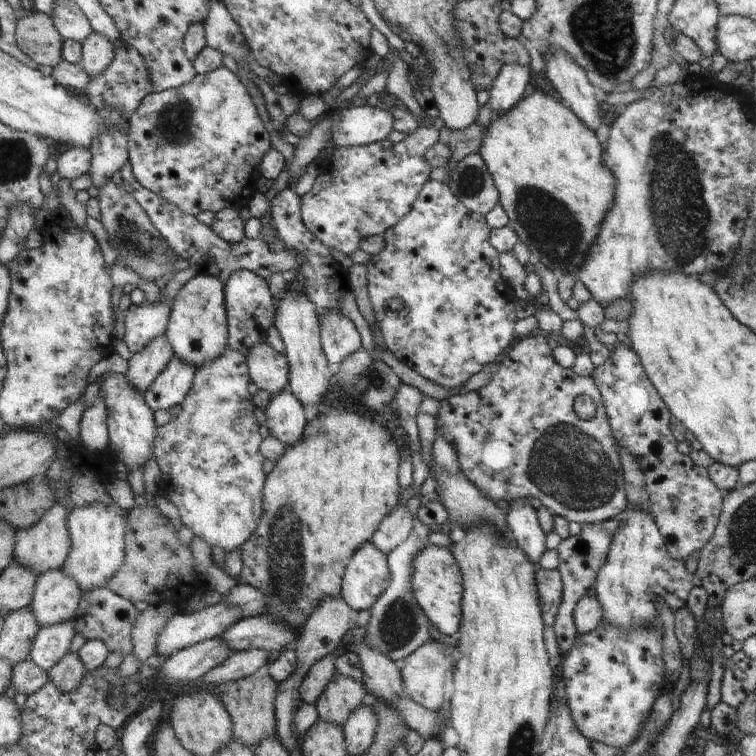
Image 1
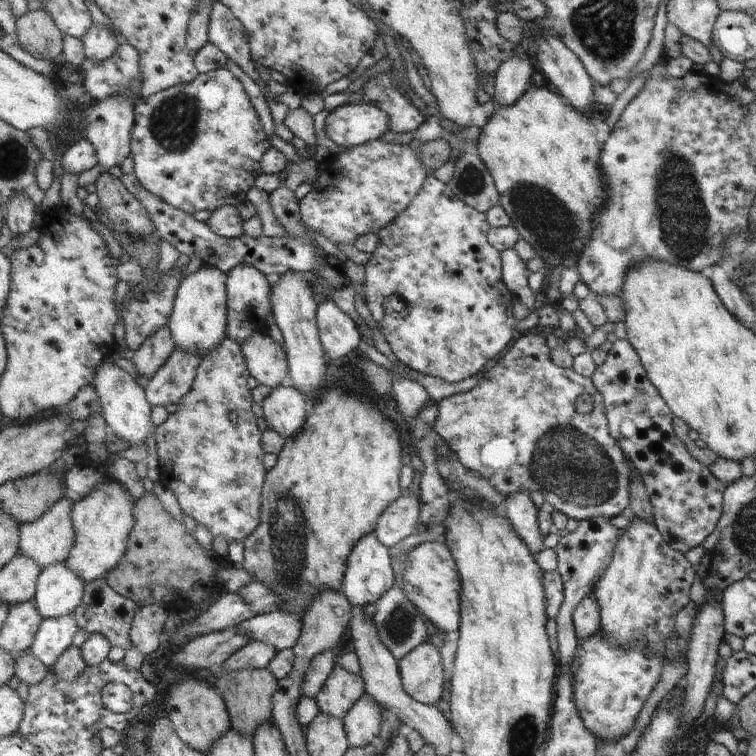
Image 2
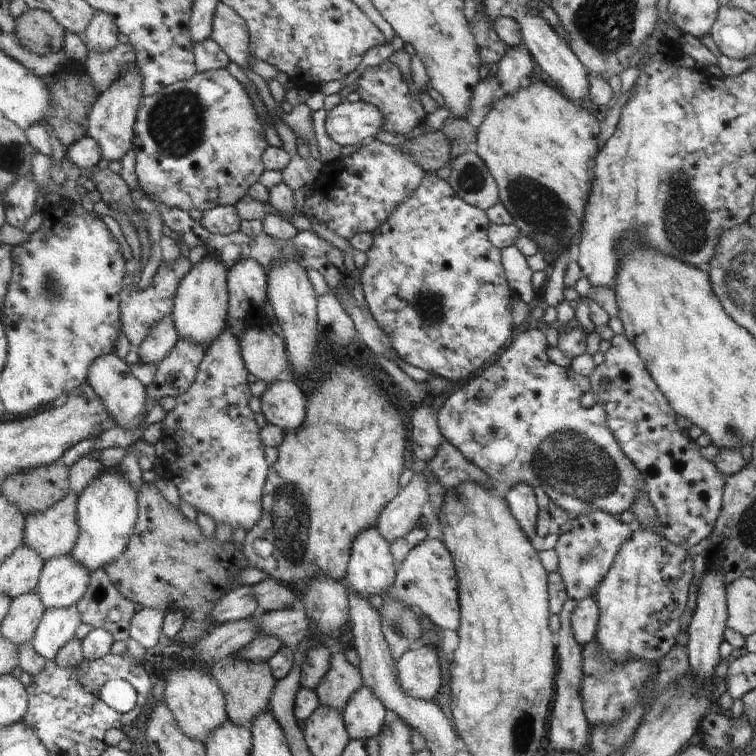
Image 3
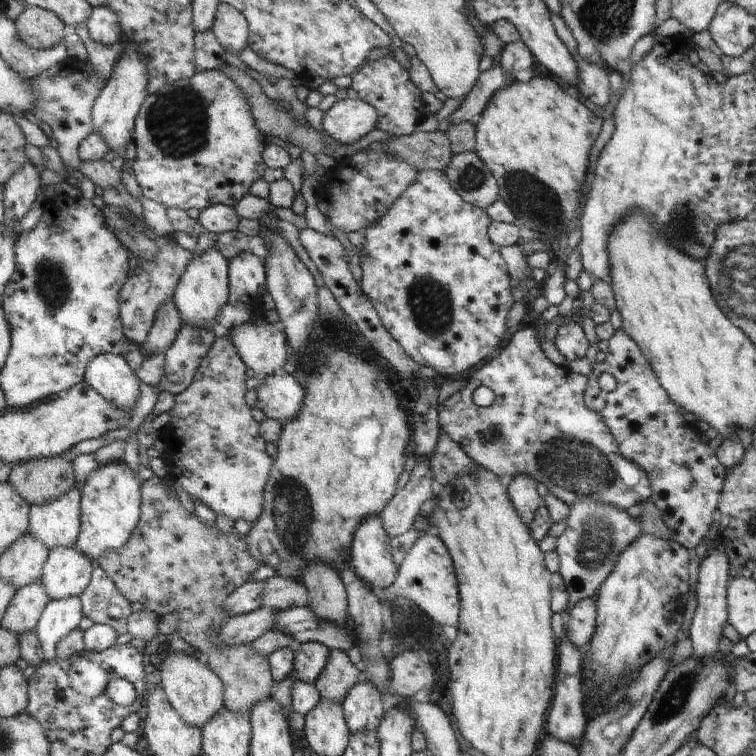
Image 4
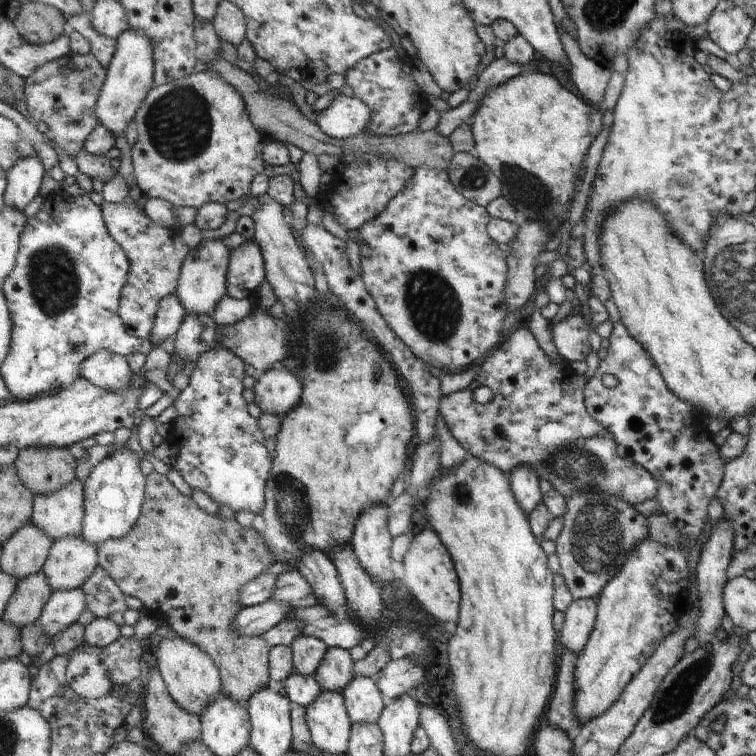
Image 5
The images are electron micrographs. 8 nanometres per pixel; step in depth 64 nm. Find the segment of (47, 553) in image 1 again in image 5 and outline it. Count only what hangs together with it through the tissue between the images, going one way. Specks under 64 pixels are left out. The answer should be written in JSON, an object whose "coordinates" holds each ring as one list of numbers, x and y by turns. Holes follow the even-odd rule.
{"coordinates":[[76,478,59,492,34,498,32,522,47,532,54,542,67,536,82,536,85,519,86,485]]}

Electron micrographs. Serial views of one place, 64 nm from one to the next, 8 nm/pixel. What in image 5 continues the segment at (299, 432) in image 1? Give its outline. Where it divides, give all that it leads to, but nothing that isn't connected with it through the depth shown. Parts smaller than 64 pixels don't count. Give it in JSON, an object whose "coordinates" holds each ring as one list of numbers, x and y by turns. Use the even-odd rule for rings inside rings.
{"coordinates":[[278,365,267,372,258,372,255,379,252,387,253,402,265,414,275,414,283,418,302,402,302,382,286,367]]}

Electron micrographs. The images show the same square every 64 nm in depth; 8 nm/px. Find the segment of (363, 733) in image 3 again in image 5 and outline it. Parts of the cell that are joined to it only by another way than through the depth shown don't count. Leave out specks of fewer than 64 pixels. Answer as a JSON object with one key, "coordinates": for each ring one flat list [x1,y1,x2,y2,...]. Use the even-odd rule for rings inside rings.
{"coordinates":[[357,676,343,690,352,724,378,724,388,700,372,677]]}

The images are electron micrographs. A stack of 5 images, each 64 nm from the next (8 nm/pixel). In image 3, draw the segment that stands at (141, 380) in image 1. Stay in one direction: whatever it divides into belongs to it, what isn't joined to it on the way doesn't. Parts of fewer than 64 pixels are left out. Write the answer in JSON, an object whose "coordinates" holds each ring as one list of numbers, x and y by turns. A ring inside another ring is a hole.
{"coordinates":[[171,312,171,314,163,316,163,320,151,328,150,335,137,349,139,364,142,366,159,364,170,355,179,338,179,328,175,326,175,316]]}

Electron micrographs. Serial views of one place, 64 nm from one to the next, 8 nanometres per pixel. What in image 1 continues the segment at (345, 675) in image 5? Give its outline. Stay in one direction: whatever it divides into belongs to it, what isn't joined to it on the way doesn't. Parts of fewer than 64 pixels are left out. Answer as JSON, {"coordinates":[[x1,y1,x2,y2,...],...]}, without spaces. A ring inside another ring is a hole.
{"coordinates":[[337,672,317,700,316,707,321,720,343,727,351,712,355,712,367,700,370,697,364,683]]}

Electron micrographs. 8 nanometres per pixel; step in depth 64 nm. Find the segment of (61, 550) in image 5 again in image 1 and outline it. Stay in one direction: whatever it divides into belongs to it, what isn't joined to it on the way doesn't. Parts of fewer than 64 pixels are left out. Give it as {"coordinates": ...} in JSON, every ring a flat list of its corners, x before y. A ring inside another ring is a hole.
{"coordinates":[[61,568,38,576,34,602,30,604,42,626,61,624,78,614,84,593,79,582]]}

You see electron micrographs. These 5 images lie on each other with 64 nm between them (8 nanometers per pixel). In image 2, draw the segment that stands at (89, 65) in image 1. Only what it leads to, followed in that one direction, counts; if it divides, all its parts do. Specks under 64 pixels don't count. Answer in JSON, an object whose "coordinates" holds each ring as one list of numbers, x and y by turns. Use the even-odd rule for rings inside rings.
{"coordinates":[[93,24,87,34,80,38,85,46,87,62,97,64,97,62,105,62,107,58,111,58,118,48,115,36,107,26]]}

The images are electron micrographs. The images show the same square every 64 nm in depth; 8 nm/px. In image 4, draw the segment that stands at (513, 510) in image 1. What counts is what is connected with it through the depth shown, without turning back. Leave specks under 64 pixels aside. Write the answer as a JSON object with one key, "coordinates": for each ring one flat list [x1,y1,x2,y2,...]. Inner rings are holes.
{"coordinates":[[519,474,508,480,506,485,510,498,514,502,515,508,518,509,519,516,530,527,540,508,539,502,542,502,542,497,537,492,537,482,527,474]]}

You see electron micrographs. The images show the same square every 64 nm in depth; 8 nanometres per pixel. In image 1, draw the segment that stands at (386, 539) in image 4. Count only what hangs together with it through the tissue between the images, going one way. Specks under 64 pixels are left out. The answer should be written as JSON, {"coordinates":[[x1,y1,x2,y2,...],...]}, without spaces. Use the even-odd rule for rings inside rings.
{"coordinates":[[372,541,366,542,346,568,342,584,342,598,357,613,371,610,380,595,391,586,391,572,387,554]]}

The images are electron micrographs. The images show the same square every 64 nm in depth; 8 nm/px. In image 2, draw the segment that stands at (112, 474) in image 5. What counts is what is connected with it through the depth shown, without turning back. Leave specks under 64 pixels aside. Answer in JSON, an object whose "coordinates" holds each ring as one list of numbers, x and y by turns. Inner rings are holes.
{"coordinates":[[110,477,103,486,95,488,89,496,75,503,72,520,78,539,65,564,79,572,87,584,105,577,107,572,115,570,122,563,127,554,131,531,135,528,135,503,125,486]]}

